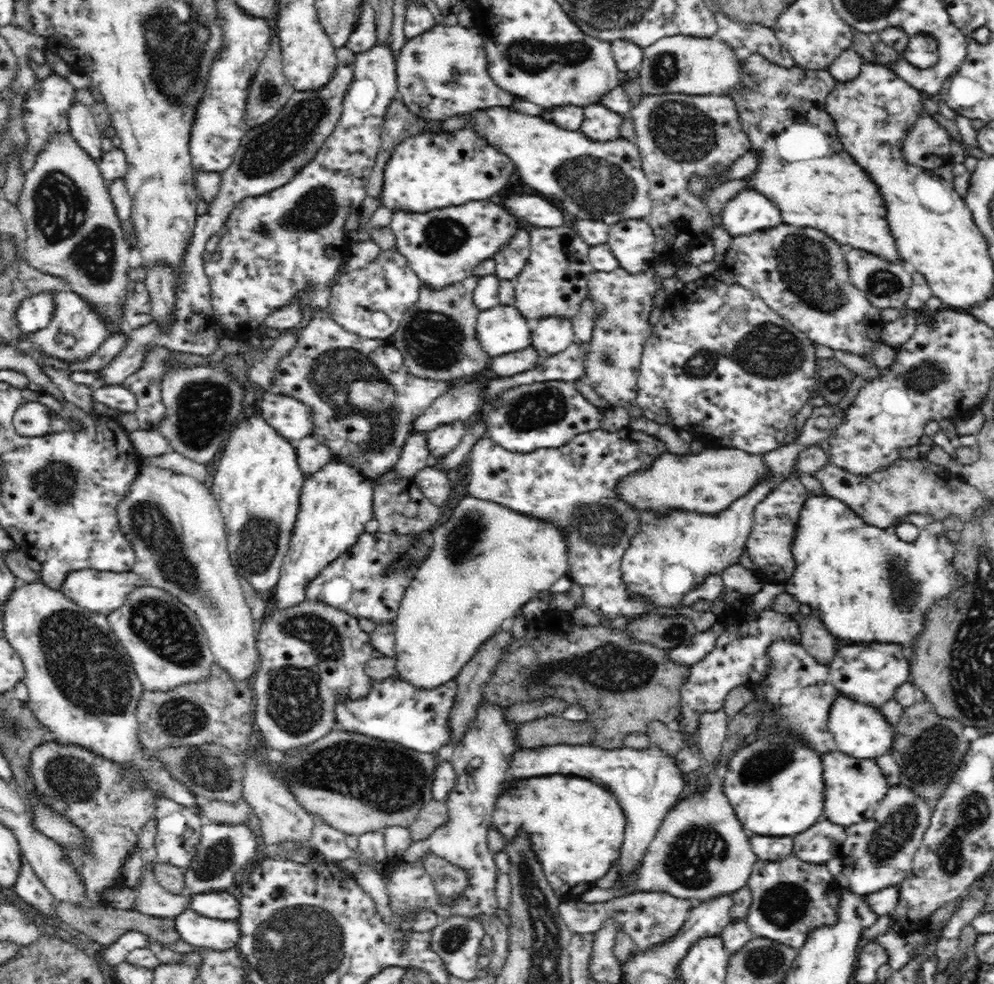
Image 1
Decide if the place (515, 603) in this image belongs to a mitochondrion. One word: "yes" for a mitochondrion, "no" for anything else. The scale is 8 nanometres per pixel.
no

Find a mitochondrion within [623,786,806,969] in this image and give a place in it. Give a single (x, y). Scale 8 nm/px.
(694, 855)

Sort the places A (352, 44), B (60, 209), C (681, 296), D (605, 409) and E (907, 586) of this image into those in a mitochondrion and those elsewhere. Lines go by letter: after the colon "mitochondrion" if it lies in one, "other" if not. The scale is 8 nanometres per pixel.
A: other
B: mitochondrion
C: other
D: other
E: mitochondrion

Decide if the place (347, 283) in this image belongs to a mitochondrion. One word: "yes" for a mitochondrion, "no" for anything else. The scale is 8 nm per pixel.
no

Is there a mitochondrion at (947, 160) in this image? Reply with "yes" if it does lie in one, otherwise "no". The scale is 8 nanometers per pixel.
no

